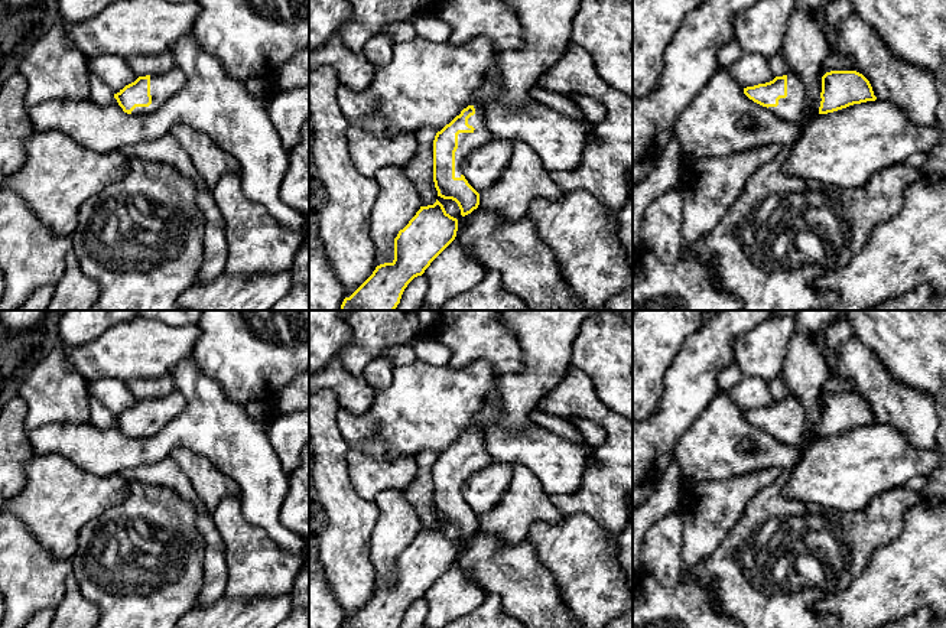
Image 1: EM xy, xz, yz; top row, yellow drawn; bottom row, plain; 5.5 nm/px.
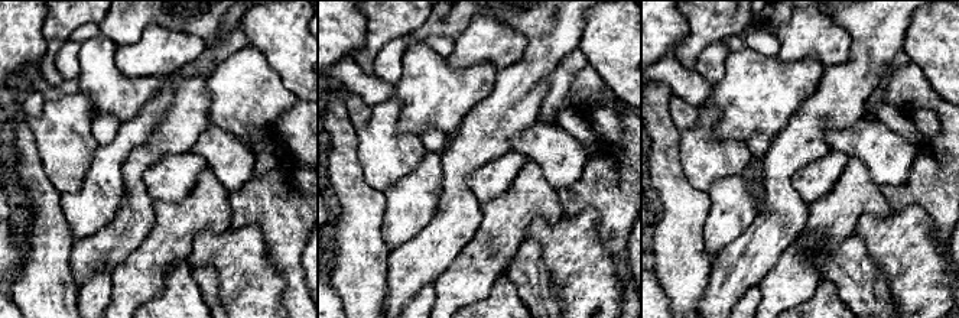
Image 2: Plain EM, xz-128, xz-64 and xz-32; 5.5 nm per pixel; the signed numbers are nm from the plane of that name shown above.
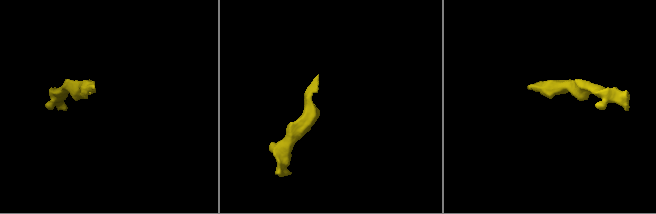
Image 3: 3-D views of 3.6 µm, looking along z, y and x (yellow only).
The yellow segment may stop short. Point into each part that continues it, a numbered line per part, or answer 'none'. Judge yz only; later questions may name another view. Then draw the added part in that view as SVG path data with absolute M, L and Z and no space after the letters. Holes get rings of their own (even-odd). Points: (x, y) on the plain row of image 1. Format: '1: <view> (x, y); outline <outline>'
1: yz (796, 428); outline M787 397L787 420L778 423L777 430L768 430L771 436L784 445L797 448L803 439L815 440L819 437L822 422L810 426L803 403L793 397Z

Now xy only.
1: xy (162, 410); outline M173 390L168 396L152 398L152 427L149 430L136 430L131 437L149 437L159 433L170 420L178 417L185 409L186 400L178 390Z

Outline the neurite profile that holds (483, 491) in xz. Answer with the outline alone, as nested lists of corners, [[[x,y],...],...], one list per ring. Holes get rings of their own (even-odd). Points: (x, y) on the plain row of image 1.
[[[494,462],[464,482],[462,498],[478,517],[487,514],[505,495],[511,478],[513,468],[510,463]]]

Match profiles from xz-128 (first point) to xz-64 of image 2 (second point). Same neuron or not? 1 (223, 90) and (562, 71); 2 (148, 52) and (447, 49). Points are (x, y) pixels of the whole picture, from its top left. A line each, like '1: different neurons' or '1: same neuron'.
1: same neuron
2: different neurons

